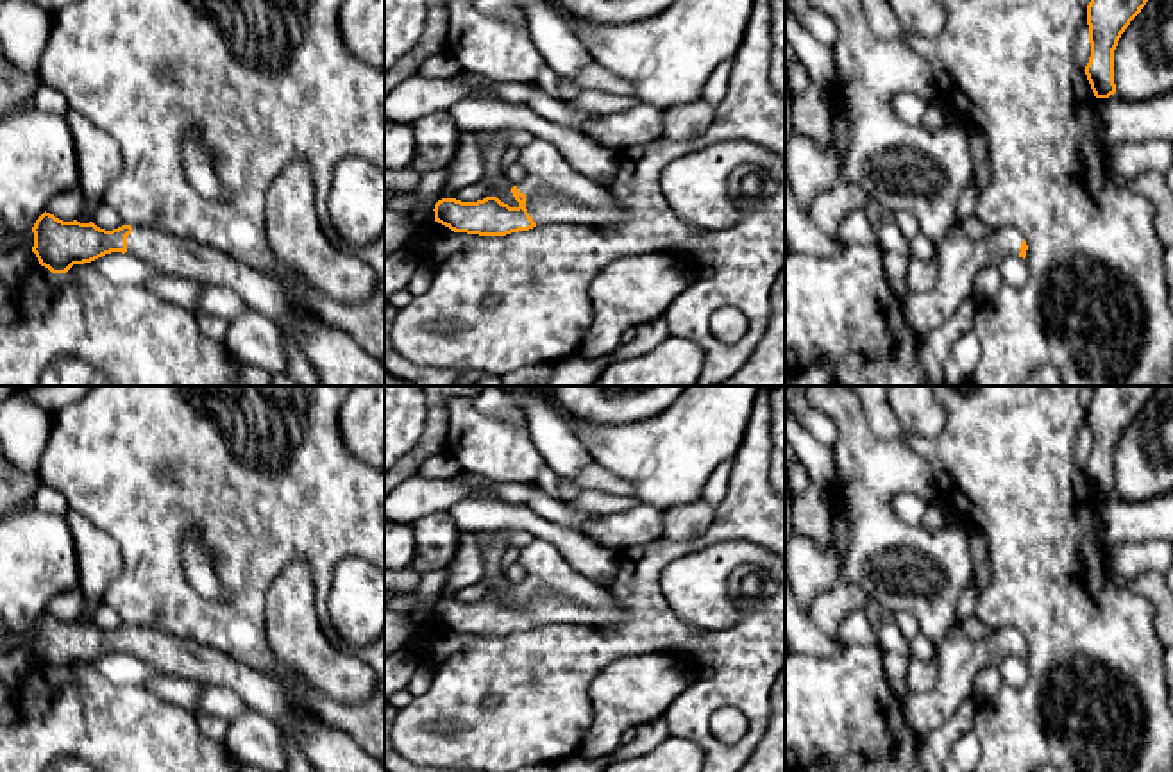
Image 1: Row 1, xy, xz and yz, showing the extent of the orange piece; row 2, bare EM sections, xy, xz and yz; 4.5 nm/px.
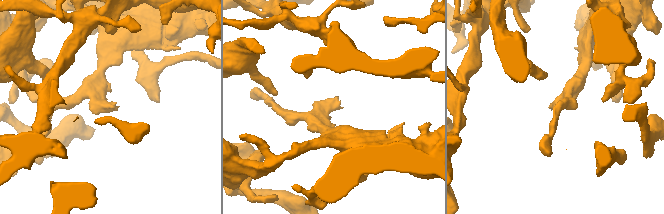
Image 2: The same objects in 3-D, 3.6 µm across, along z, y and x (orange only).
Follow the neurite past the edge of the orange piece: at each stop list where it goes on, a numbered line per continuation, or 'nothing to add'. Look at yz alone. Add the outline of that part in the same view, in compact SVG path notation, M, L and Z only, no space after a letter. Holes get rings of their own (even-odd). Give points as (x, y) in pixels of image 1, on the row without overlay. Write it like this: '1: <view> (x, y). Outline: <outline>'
1: yz (959, 658). Outline: M953 625L939 650L939 677L933 690L908 693L903 701L907 724L917 733L928 733L971 699L976 674L982 668L996 668L1003 658L1019 658L1023 634L1012 627L1000 627L983 642L971 642L958 625Z

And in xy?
1: xy (326, 749). Outline: M139 627L127 636L125 654L168 677L231 688L247 708L263 713L277 727L295 727L297 743L315 772L384 772L343 733L316 720L295 722L290 701L297 684L290 677L274 677L204 643Z

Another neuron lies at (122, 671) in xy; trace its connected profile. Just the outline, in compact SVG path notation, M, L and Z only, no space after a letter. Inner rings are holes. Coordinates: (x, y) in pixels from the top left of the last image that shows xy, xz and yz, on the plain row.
M122 652L105 654L91 663L73 665L68 672L91 672L102 676L114 688L143 688L161 677L156 667Z

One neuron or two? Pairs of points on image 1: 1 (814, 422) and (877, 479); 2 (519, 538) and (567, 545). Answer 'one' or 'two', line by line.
1: two
2: two

